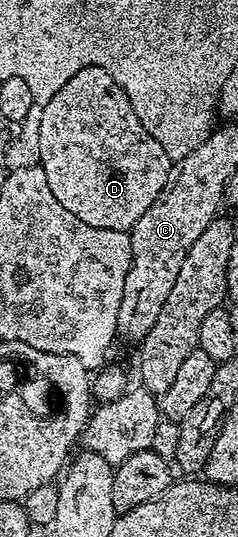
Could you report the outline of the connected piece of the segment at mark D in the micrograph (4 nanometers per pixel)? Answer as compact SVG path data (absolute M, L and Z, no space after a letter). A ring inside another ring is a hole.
M87 66L73 71L44 102L44 109L38 113L36 150L38 166L43 170L48 183L48 193L86 226L131 229L136 219L154 202L158 191L161 153L156 145L149 140L147 132L126 115L121 97L113 91L109 81Z

